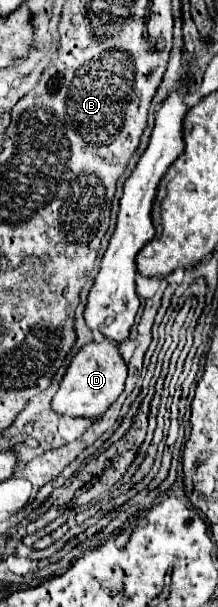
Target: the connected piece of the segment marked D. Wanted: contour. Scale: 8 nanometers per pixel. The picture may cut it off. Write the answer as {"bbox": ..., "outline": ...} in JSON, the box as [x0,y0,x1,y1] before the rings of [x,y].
{"bbox":[52,340,128,418],"outline":[[[106,340],[86,344],[70,362],[66,376],[60,382],[56,396],[52,398],[52,410],[64,416],[82,416],[82,418],[96,418],[104,414],[110,404],[122,394],[124,380],[128,368],[118,354],[118,346]]]}

